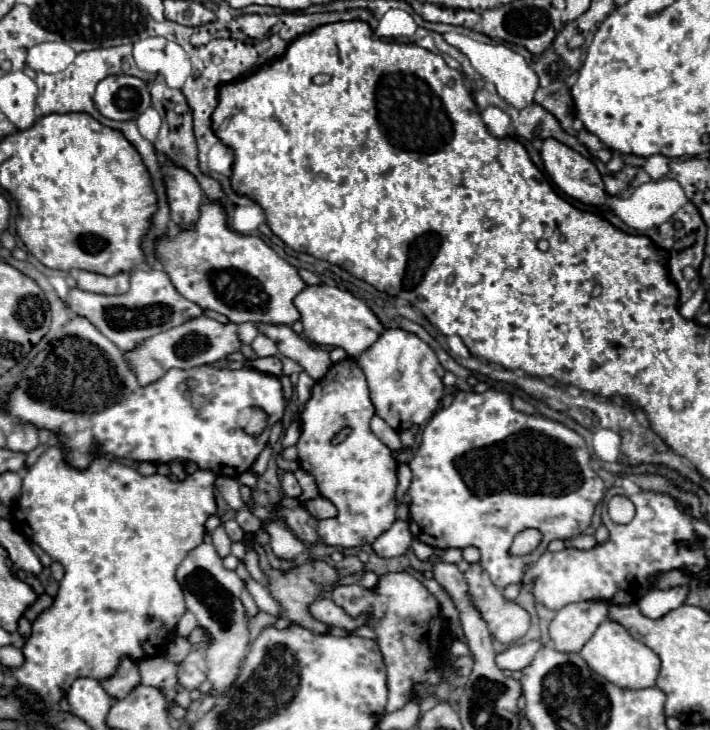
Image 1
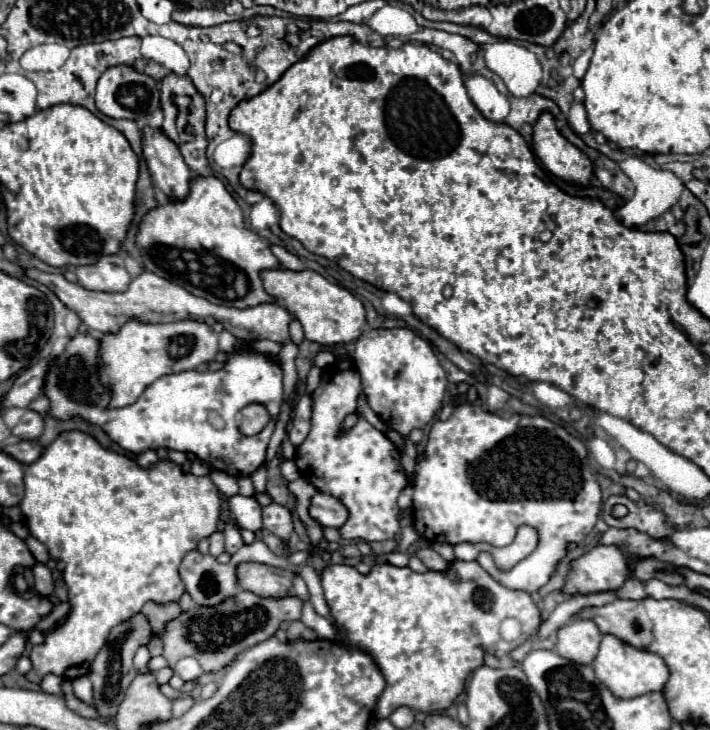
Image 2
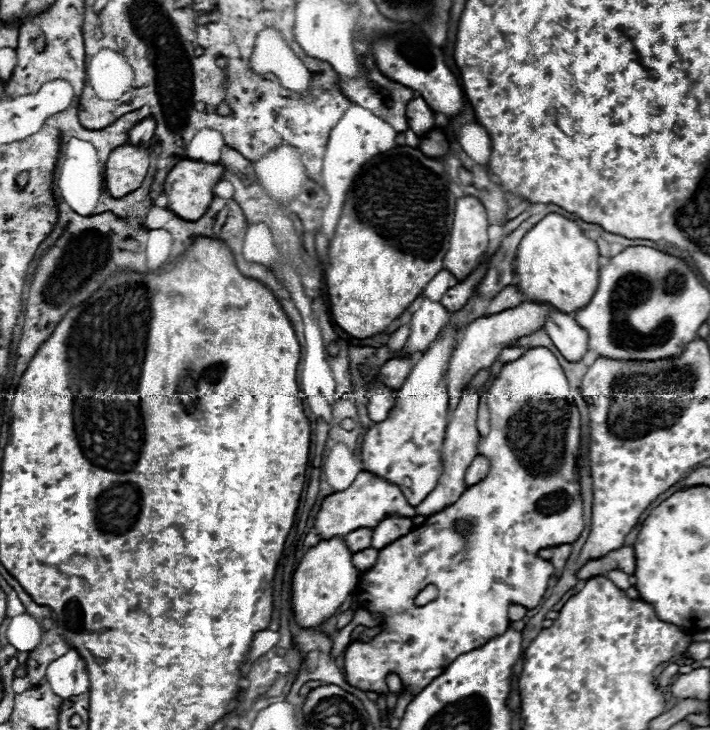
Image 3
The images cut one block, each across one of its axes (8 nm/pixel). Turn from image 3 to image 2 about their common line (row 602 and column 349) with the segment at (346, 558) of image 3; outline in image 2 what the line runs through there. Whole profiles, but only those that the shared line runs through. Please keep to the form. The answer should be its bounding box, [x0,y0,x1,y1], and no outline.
[260,268,366,346]

